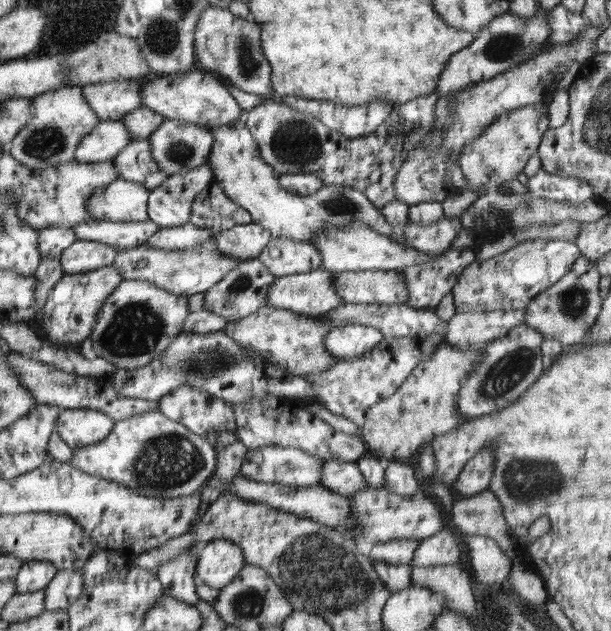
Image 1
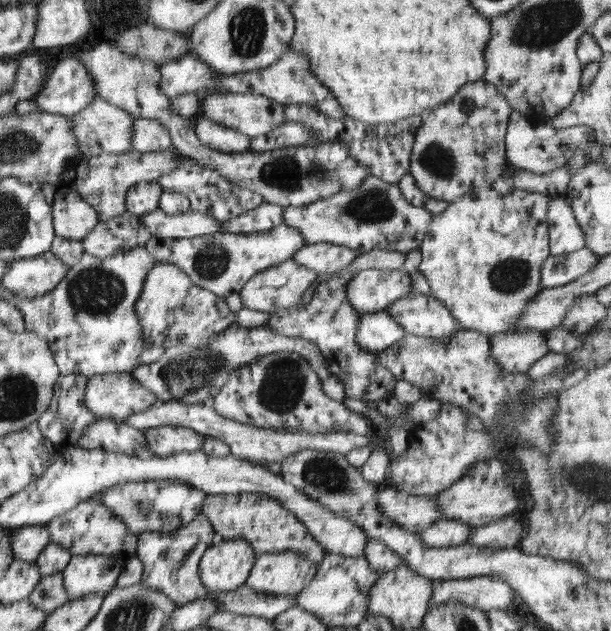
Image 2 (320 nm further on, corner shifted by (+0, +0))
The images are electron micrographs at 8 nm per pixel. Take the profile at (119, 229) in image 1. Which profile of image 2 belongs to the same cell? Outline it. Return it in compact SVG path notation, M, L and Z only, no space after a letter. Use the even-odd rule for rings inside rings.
M162 209L140 215L141 223L154 237L192 238L220 233L222 222L212 215L187 211L179 215L166 214Z

